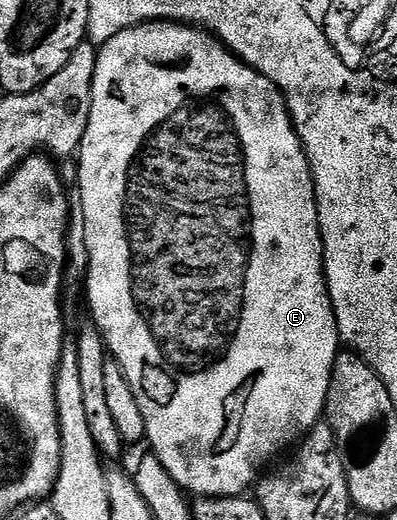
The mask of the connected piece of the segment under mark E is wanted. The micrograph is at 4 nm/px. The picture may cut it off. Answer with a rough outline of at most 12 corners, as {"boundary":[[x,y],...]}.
{"boundary":[[209,32],[98,49],[87,304],[192,497],[341,351],[283,93]]}

